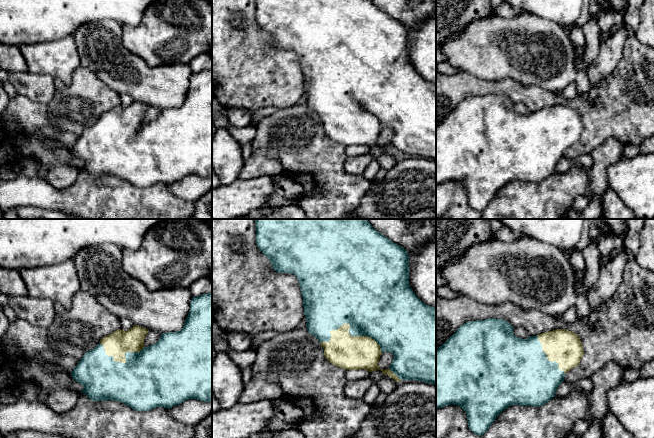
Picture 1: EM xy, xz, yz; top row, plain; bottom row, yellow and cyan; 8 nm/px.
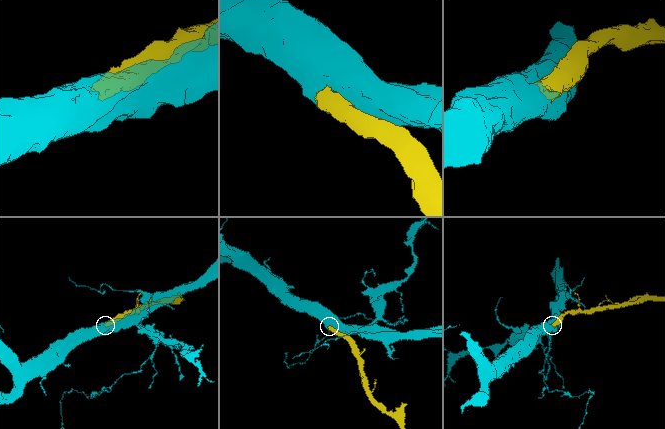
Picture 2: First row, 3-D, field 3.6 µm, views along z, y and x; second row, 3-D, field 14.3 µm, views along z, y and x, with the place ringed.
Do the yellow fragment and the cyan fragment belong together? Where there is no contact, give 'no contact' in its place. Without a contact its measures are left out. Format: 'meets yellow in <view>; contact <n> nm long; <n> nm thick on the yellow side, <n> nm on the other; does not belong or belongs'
meets yellow in xz; contact 500 nm long; 280 nm thick on the yellow side, 460 nm on the other; belongs

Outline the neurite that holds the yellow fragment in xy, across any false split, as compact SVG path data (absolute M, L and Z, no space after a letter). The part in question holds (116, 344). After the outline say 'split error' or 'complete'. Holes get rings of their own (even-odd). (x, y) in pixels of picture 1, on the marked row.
M212 293L192 298L190 311L180 331L162 333L155 344L145 347L148 331L138 325L127 331L119 329L87 351L71 373L73 379L84 386L81 393L92 401L119 401L136 411L149 411L156 407L170 409L188 399L212 403Z | split error

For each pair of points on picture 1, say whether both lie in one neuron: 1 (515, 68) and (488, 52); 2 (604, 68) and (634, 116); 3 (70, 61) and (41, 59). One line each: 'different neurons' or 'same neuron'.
1: same neuron
2: different neurons
3: same neuron

